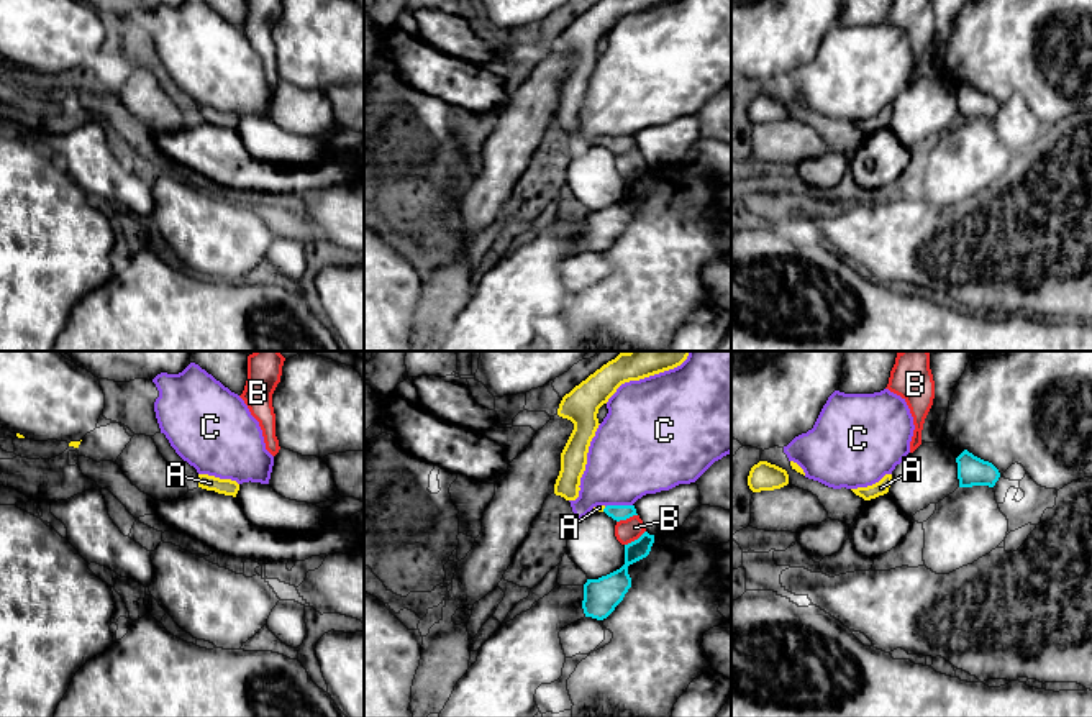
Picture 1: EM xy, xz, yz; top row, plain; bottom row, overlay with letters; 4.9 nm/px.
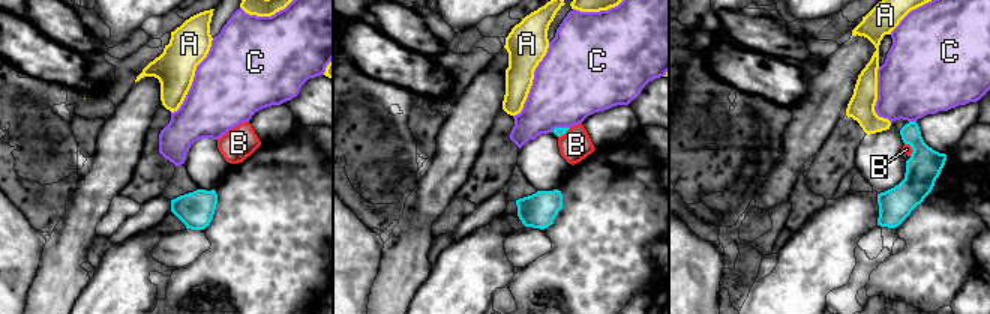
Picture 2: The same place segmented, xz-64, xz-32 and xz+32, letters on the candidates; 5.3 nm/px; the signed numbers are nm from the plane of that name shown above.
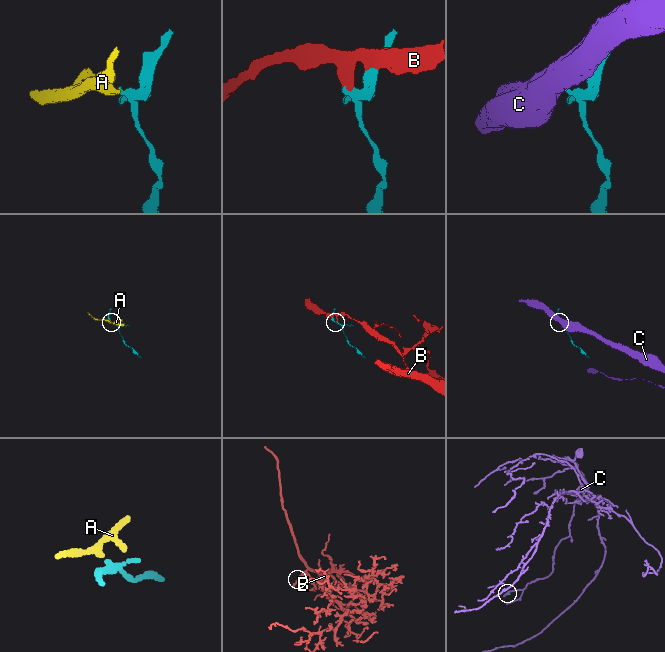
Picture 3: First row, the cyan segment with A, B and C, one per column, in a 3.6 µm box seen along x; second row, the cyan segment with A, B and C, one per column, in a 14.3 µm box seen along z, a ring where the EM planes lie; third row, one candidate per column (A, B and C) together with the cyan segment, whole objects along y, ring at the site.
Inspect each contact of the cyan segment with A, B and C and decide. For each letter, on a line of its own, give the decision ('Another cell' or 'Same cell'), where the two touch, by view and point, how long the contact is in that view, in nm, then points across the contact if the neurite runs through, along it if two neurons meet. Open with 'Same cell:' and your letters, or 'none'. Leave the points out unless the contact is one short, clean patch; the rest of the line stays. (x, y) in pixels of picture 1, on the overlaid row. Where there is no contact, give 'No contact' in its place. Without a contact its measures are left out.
Same cell: A
A: Same cell. Touches cyan at xz (604, 509). Shared border 30 nm. Path across: xz (617, 512), (604, 509), (599, 507)
B: Another cell. Touches cyan at xz (627, 517). Shared border 110 nm
C: Another cell. Touches cyan at xz (618, 506). Shared border 140 nm

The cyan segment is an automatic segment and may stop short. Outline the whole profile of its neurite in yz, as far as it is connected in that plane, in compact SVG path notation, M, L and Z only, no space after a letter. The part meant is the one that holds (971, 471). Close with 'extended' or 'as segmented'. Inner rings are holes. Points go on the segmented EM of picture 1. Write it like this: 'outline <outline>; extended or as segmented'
outline M964 450L958 458L958 479L959 487L972 487L972 486L989 486L994 487L1000 477L999 469L984 461L967 450Z; as segmented

